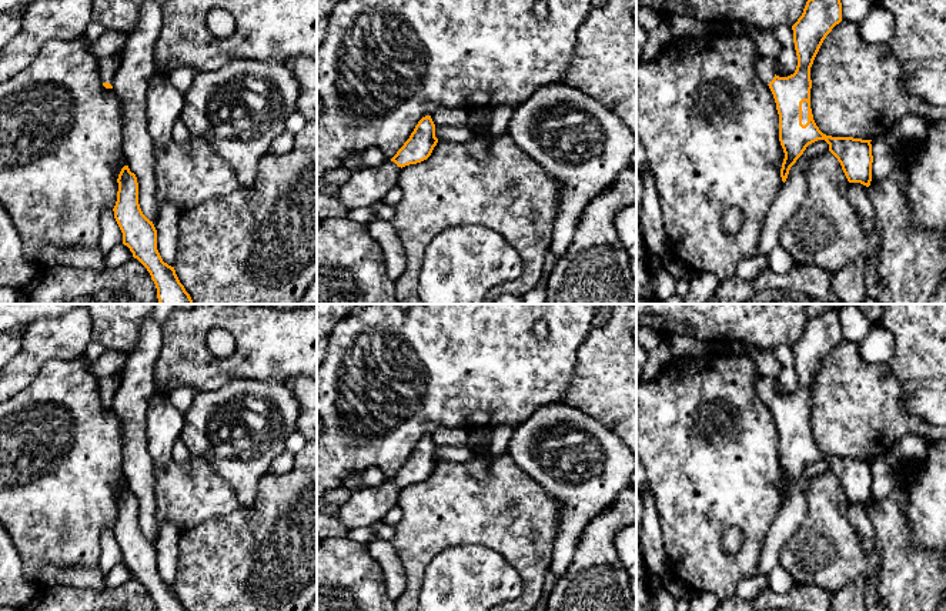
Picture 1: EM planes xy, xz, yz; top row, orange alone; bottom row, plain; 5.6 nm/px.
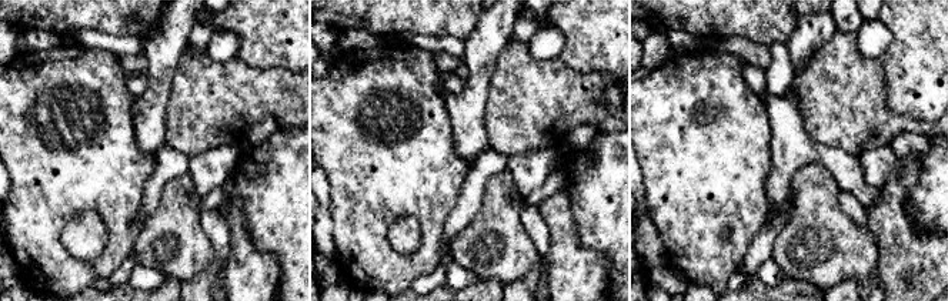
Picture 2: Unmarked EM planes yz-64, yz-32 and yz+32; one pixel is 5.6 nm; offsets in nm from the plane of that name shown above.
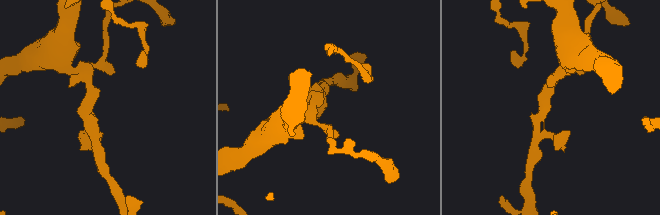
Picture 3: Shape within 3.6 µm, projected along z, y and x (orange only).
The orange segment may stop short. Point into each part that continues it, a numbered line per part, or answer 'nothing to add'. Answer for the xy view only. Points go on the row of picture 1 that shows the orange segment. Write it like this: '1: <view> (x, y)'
1: xy (107, 67)

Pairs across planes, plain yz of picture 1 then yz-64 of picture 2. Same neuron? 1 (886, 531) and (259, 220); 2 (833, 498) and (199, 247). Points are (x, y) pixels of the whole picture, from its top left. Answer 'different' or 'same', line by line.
1: different
2: same

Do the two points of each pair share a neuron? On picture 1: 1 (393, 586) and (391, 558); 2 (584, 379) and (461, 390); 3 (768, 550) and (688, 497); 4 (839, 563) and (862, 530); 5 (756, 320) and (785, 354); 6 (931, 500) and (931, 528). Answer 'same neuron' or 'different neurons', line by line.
1: same neuron
2: different neurons
3: different neurons
4: different neurons
5: different neurons
6: same neuron

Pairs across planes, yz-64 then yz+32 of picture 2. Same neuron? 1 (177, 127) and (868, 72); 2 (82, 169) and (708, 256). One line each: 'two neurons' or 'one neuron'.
1: one neuron
2: one neuron

